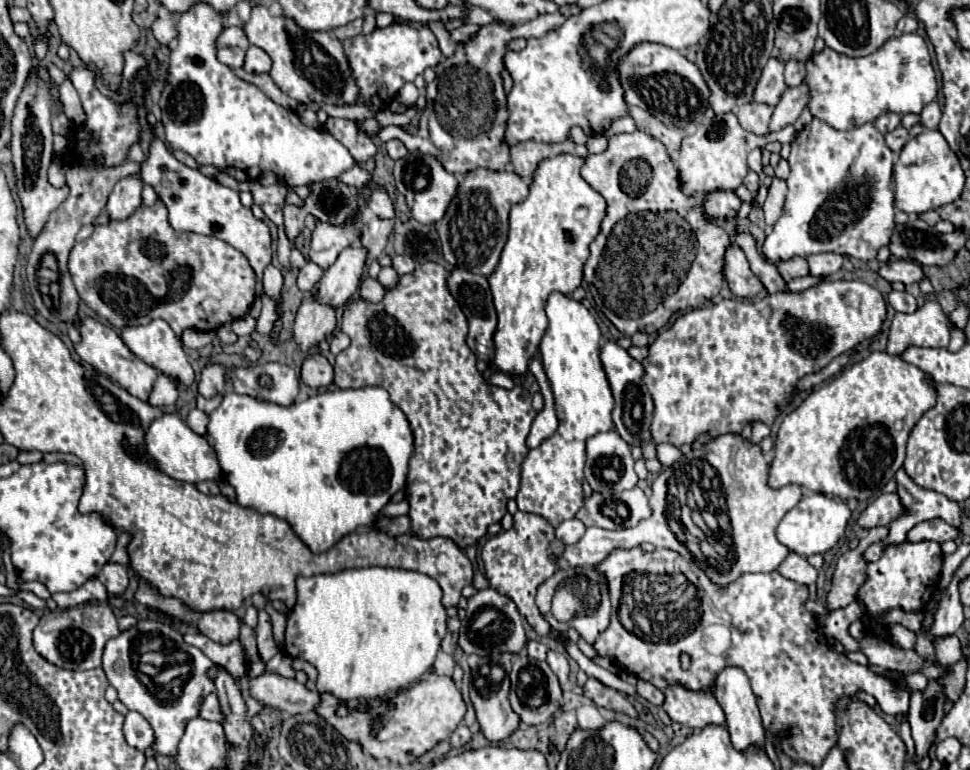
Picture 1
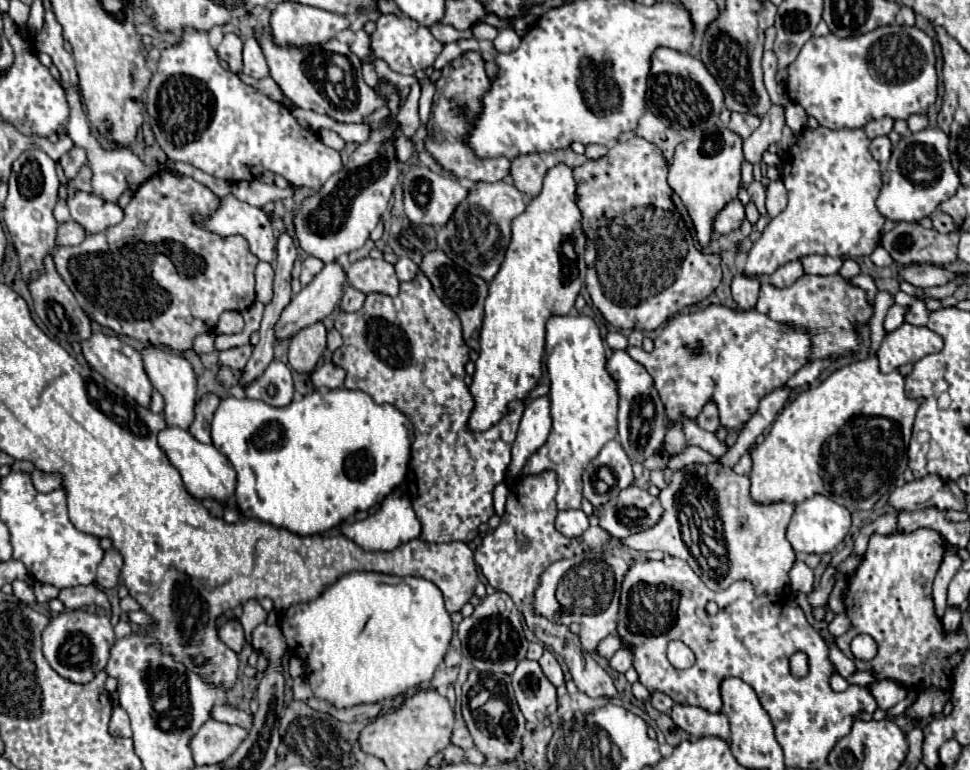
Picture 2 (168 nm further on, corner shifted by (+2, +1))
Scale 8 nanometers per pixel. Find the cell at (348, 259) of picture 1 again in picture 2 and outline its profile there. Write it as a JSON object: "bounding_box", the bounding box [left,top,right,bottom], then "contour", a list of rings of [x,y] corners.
{"bounding_box":[275,262,347,338],"contour":[[[329,262],[325,264],[325,268],[313,278],[313,282],[309,282],[305,288],[301,288],[299,294],[295,294],[289,302],[289,306],[283,310],[279,322],[277,322],[277,328],[275,328],[275,334],[277,338],[289,338],[293,336],[297,330],[305,328],[305,326],[311,326],[323,318],[327,318],[339,304],[341,296],[343,296],[343,286],[347,282],[347,274],[343,270],[343,266],[339,262]]]}

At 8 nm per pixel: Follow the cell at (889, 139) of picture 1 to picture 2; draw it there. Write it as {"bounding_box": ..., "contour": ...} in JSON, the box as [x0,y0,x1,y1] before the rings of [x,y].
{"bounding_box":[869,136,893,162],"contour":[[[877,136],[877,138],[873,138],[873,140],[871,140],[871,146],[869,146],[873,158],[879,160],[879,162],[891,158],[891,148],[893,148],[893,144],[891,144],[891,140],[889,140],[887,136]]]}

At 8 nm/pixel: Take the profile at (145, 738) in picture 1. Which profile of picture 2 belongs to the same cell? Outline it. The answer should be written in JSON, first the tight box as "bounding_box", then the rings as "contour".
{"bounding_box":[109,706,131,738],"contour":[[[121,706],[113,708],[113,716],[111,716],[111,722],[109,722],[109,732],[113,736],[131,738],[131,720],[129,720],[127,712]]]}

